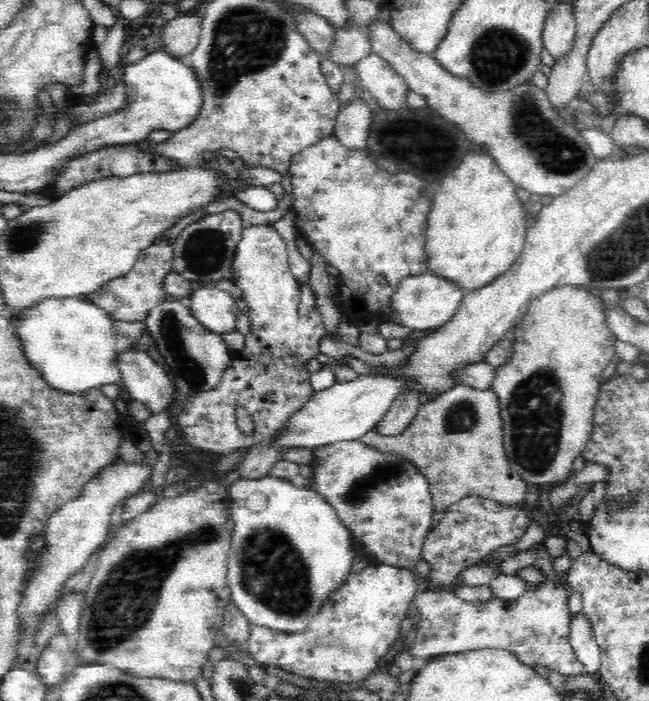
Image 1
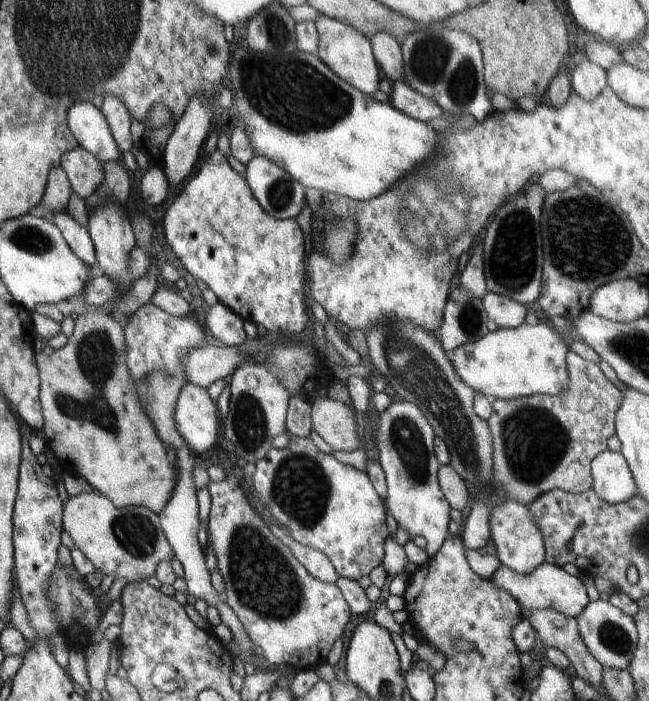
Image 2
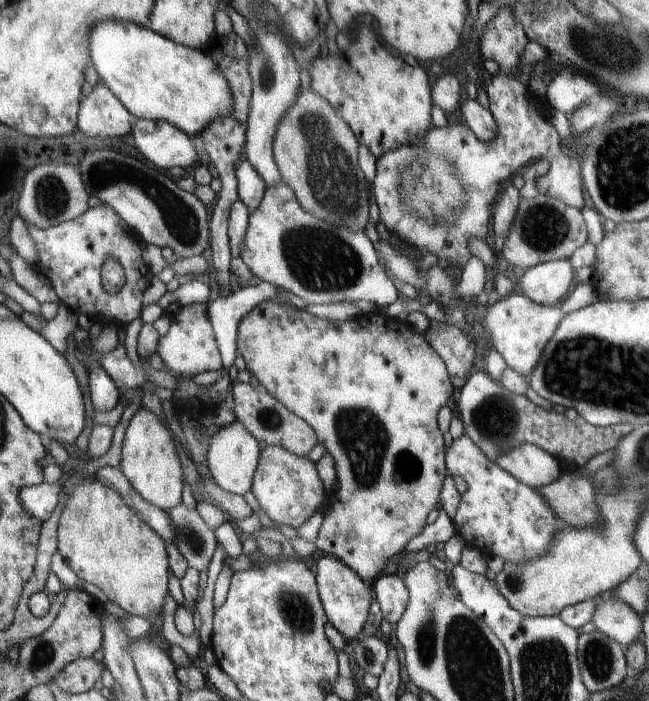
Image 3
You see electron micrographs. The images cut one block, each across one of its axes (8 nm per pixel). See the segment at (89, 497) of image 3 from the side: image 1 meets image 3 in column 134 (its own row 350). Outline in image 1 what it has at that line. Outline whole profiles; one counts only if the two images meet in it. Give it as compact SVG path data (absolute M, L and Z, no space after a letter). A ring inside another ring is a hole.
M564 285L547 290L542 296L538 296L538 298L530 302L526 316L522 320L523 322L518 327L515 327L515 330L511 334L514 338L511 360L497 368L494 380L492 380L492 389L490 390L498 396L500 402L502 430L504 431L503 444L510 467L526 482L537 485L553 485L554 483L566 480L572 474L574 460L581 456L581 452L584 450L586 443L590 440L595 407L599 398L599 391L601 390L601 375L606 366L608 366L608 363L615 357L617 337L610 331L610 327L608 327L606 311L604 311L604 304L601 297L590 293L588 288L583 286Z

